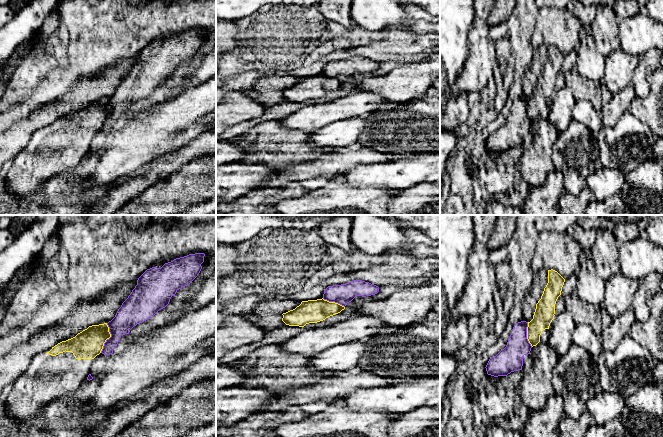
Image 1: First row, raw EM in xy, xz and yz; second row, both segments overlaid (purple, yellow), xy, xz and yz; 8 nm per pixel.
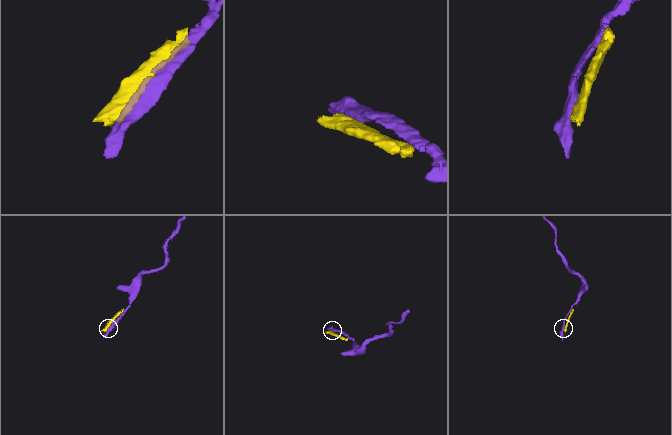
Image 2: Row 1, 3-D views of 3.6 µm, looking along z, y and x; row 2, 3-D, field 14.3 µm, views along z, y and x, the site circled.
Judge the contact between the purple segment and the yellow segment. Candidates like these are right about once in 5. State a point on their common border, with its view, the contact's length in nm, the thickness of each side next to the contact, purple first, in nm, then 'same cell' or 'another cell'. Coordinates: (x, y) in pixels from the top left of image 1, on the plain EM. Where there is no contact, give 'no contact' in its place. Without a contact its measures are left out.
xy (109, 114) | 240 nm | 190/220 nm | another cell

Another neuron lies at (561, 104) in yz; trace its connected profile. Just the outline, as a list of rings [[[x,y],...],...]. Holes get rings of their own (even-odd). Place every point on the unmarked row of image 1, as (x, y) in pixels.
[[[566,86],[557,92],[549,102],[548,121],[556,128],[558,133],[564,132],[572,119],[572,109],[576,100],[573,93]]]

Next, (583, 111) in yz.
[[[576,100],[572,109],[572,119],[585,125],[593,136],[603,127],[601,113],[587,100]]]

